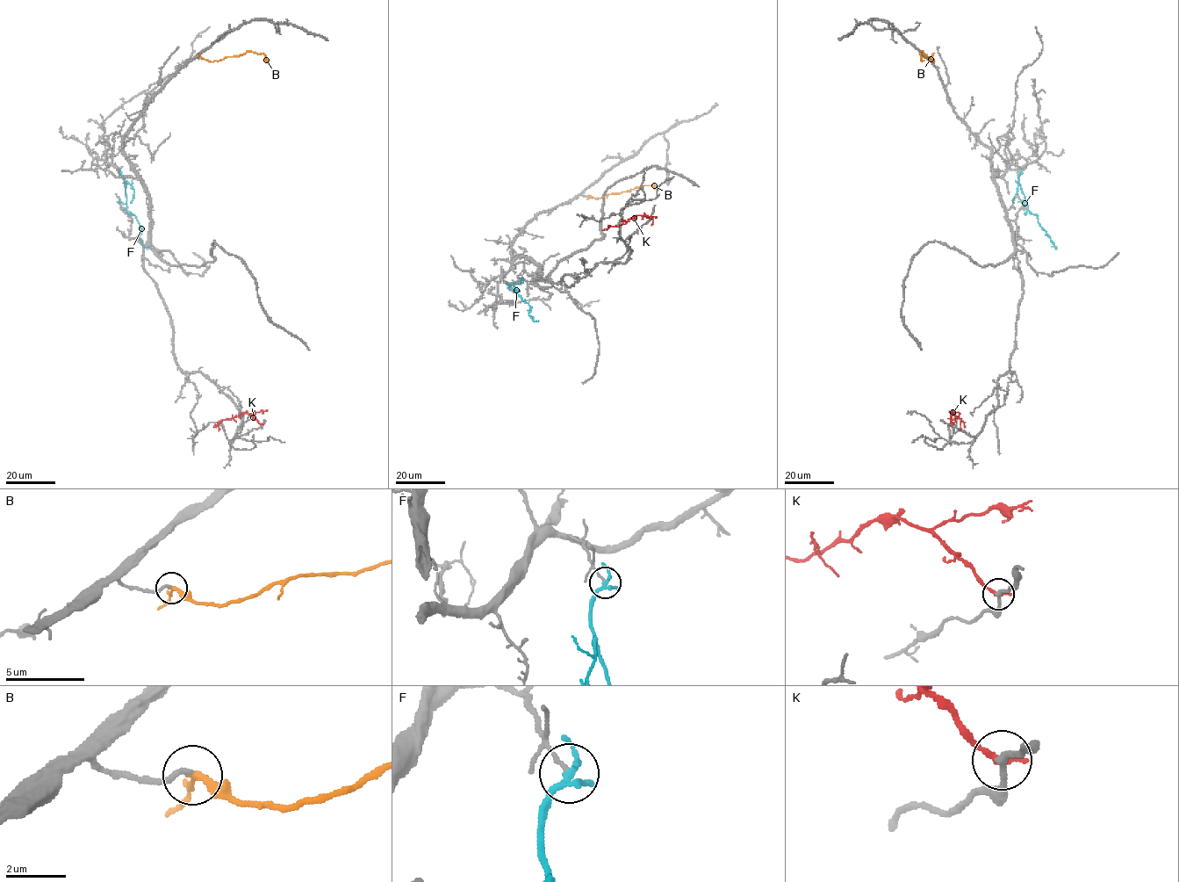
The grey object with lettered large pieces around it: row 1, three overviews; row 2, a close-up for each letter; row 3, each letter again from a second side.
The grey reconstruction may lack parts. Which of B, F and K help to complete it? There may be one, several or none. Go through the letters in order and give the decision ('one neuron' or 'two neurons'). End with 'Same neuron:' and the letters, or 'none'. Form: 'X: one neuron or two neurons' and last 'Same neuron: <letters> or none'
B: one neuron
F: two neurons
K: two neurons
Same neuron: B

